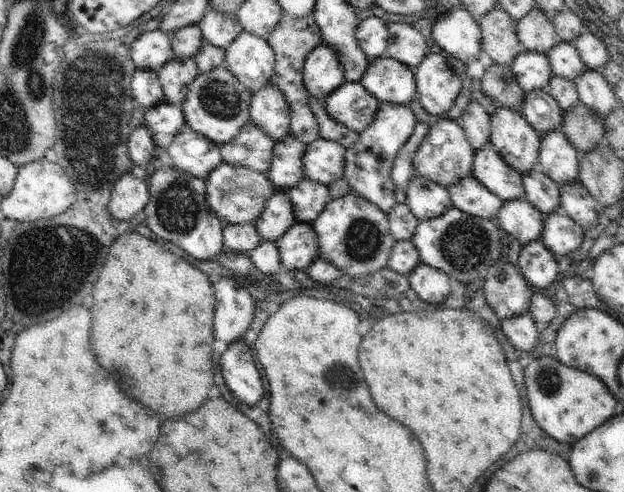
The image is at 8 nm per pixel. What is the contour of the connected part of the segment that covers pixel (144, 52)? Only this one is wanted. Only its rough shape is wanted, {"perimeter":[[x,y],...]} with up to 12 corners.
{"perimeter":[[159,29],[133,43],[132,63],[157,71],[175,58],[171,34]]}

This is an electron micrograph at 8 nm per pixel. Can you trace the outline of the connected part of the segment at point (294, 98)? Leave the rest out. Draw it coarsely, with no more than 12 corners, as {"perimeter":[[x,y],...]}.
{"perimeter":[[283,12],[267,39],[275,53],[269,84],[288,104],[291,138],[320,138],[303,82],[321,44],[312,13]]}

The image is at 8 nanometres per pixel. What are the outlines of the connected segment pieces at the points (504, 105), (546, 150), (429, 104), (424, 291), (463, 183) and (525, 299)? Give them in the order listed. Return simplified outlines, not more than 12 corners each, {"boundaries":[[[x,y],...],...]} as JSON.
{"boundaries":[[[492,64],[481,81],[497,109],[520,112],[526,94],[510,67]],[[556,130],[541,138],[540,171],[579,181],[581,153]],[[442,54],[413,72],[416,98],[431,114],[448,113],[461,79]],[[421,263],[409,276],[420,300],[439,307],[451,294],[440,270]],[[474,176],[447,188],[453,206],[495,220],[504,206]],[[505,258],[484,280],[500,321],[529,312],[534,292]]]}

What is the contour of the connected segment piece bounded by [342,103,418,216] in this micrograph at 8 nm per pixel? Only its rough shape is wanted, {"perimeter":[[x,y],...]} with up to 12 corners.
{"perimeter":[[380,103],[345,150],[342,178],[386,216],[397,206],[394,160],[417,124]]}

